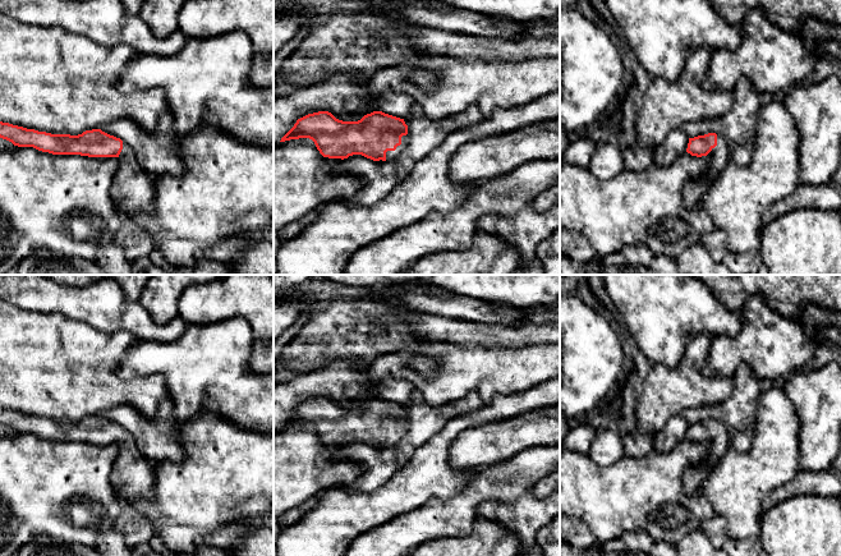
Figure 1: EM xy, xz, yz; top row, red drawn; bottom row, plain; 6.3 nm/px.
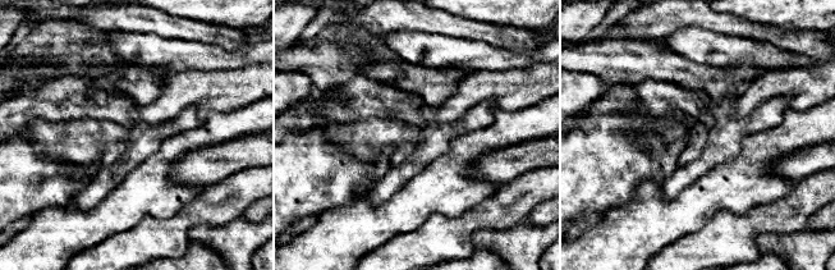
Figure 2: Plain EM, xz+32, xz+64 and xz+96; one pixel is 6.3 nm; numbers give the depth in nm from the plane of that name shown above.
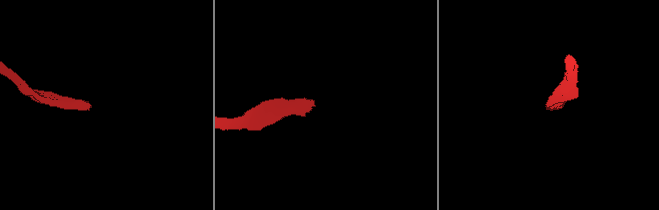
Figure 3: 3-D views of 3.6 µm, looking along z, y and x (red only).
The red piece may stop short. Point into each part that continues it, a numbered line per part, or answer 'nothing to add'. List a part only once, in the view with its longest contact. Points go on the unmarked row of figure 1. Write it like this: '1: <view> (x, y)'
1: xz (390, 441)

